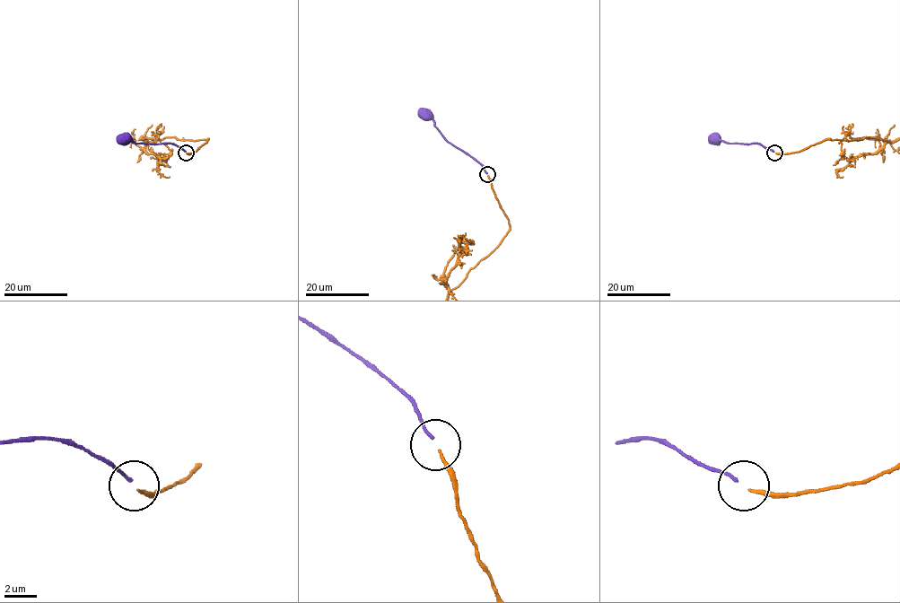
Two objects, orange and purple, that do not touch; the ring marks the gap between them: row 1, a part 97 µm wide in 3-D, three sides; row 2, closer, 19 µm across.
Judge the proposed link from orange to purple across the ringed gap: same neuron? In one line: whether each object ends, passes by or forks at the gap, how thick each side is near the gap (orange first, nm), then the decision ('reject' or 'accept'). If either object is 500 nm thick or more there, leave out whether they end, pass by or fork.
orange ends | purple ends | 180/190 nm | accept

